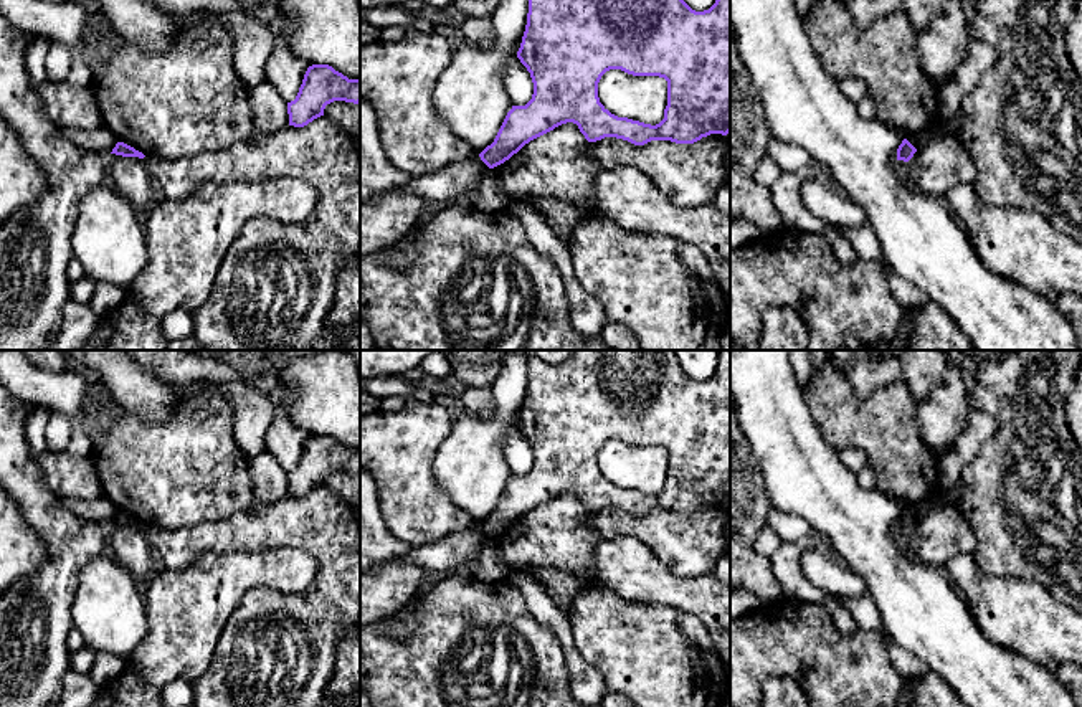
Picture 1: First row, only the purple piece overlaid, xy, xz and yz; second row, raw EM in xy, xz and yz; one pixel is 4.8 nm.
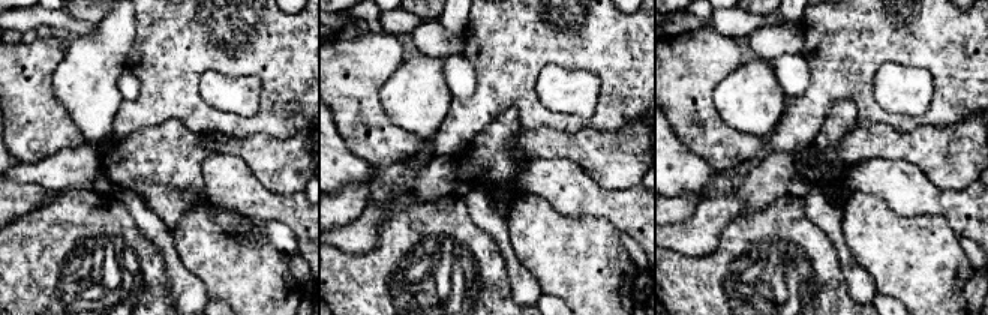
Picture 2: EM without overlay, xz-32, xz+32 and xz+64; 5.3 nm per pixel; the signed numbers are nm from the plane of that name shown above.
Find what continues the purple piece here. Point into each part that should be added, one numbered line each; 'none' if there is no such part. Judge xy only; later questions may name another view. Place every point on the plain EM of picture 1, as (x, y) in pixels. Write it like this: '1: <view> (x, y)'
none

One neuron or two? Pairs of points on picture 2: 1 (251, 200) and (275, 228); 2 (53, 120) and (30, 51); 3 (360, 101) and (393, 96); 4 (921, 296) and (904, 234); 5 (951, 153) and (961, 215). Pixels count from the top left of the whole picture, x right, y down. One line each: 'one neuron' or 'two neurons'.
1: two neurons
2: one neuron
3: two neurons
4: one neuron
5: two neurons

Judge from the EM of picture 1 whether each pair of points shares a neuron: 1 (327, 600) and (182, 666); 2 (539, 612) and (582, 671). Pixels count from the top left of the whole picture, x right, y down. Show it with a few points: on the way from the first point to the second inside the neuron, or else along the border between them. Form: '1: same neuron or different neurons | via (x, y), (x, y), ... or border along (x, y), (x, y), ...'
1: different neurons | border along (230, 615), (210, 664), (192, 683)
2: same neuron | via (554, 623), (564, 633), (572, 656)

